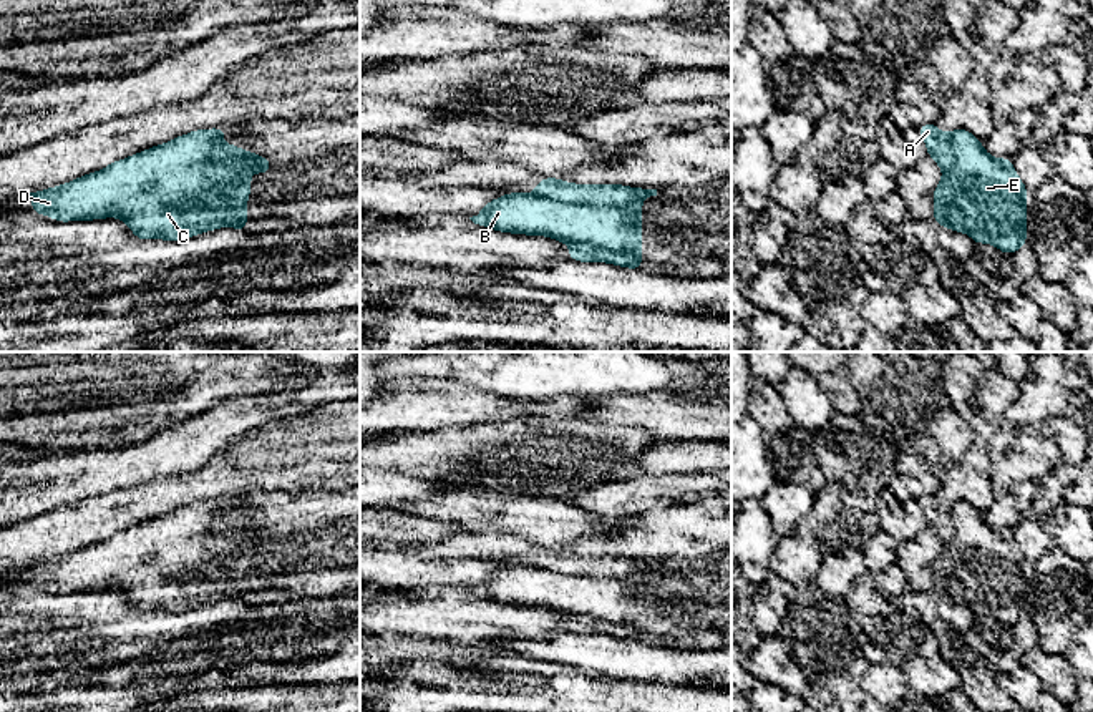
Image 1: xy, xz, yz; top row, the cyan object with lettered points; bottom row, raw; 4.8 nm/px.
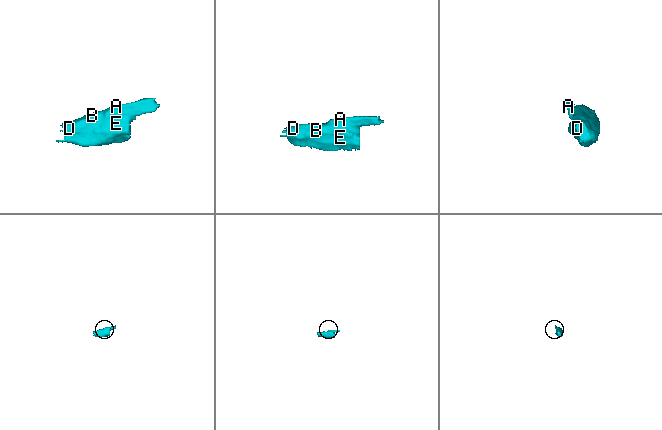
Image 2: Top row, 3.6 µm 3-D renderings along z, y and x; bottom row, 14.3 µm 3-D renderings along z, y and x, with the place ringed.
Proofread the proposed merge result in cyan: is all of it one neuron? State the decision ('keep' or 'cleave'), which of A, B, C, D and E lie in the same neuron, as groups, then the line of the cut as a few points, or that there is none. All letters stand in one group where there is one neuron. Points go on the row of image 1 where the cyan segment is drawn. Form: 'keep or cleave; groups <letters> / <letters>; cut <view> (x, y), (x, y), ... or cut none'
keep; groups A B C D E; cut none

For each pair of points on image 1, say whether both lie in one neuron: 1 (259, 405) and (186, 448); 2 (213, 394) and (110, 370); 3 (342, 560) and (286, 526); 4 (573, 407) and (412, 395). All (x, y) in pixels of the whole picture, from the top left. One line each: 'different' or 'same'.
1: same
2: same
3: same
4: same

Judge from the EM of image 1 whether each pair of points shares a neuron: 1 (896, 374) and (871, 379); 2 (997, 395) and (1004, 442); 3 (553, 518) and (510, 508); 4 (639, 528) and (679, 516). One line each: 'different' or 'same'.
1: same
2: same
3: same
4: same

